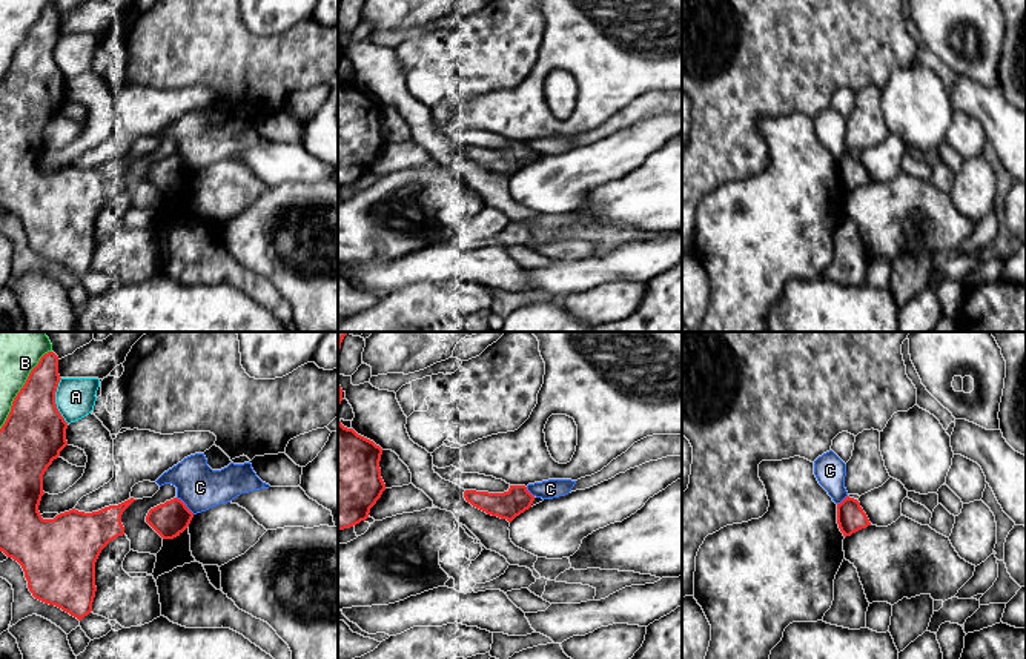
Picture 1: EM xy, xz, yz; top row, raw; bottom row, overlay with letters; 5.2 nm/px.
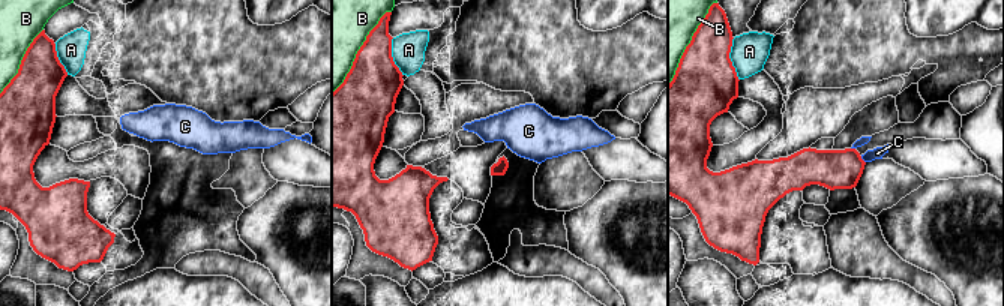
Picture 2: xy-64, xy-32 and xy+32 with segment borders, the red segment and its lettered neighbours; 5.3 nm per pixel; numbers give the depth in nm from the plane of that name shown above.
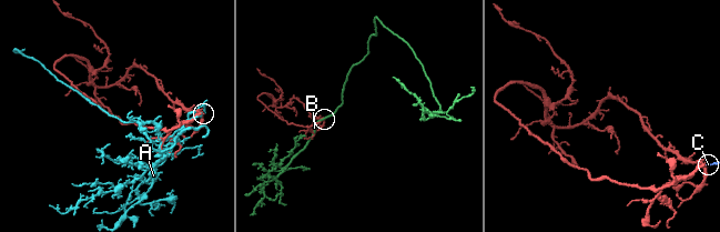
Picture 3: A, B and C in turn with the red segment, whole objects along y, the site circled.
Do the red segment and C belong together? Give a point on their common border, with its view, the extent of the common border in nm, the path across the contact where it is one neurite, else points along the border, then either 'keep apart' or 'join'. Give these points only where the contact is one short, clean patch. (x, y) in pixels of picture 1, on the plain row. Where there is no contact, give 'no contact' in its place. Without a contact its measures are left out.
contact xy (185, 162); length 130 nm; border xy (177, 152), (194, 169); keep apart

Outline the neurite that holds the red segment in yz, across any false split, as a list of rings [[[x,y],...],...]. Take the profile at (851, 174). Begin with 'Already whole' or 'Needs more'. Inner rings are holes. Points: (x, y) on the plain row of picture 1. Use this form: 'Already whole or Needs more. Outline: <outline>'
Already whole. Outline: [[[849,152],[837,160],[837,180],[845,194],[871,181],[860,158]]]

